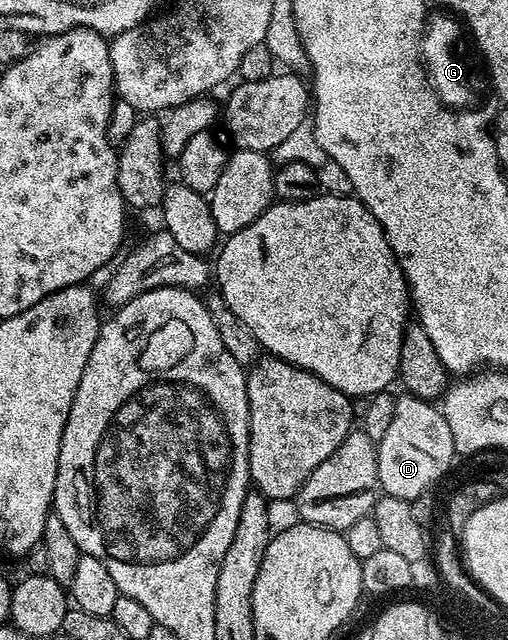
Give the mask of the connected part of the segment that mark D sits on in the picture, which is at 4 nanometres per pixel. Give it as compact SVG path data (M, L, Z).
M409 394L399 395L394 402L394 413L392 414L392 422L388 422L388 430L384 430L384 438L380 438L376 442L378 450L378 486L385 495L392 498L404 498L405 500L414 502L417 501L417 496L422 496L450 467L453 466L454 460L456 461L456 453L454 451L454 443L452 442L452 430L448 430L448 422L444 418L441 407L435 406L429 400L421 400L419 396L411 396Z

